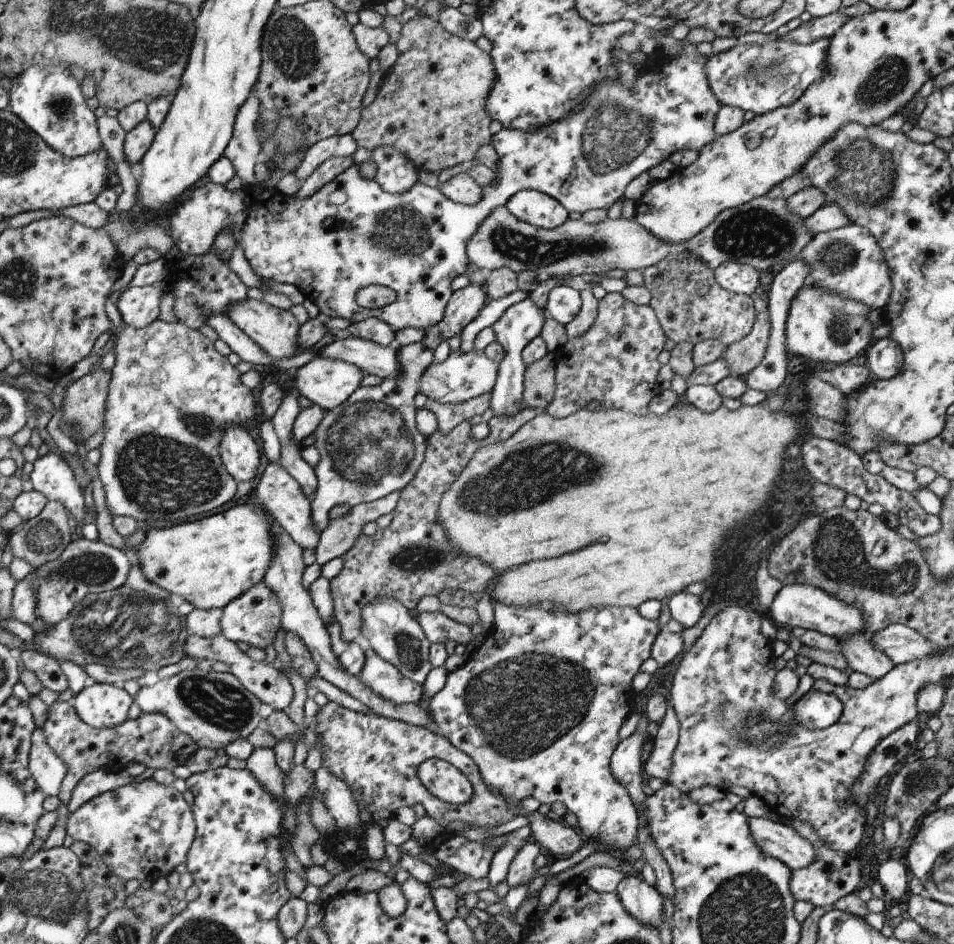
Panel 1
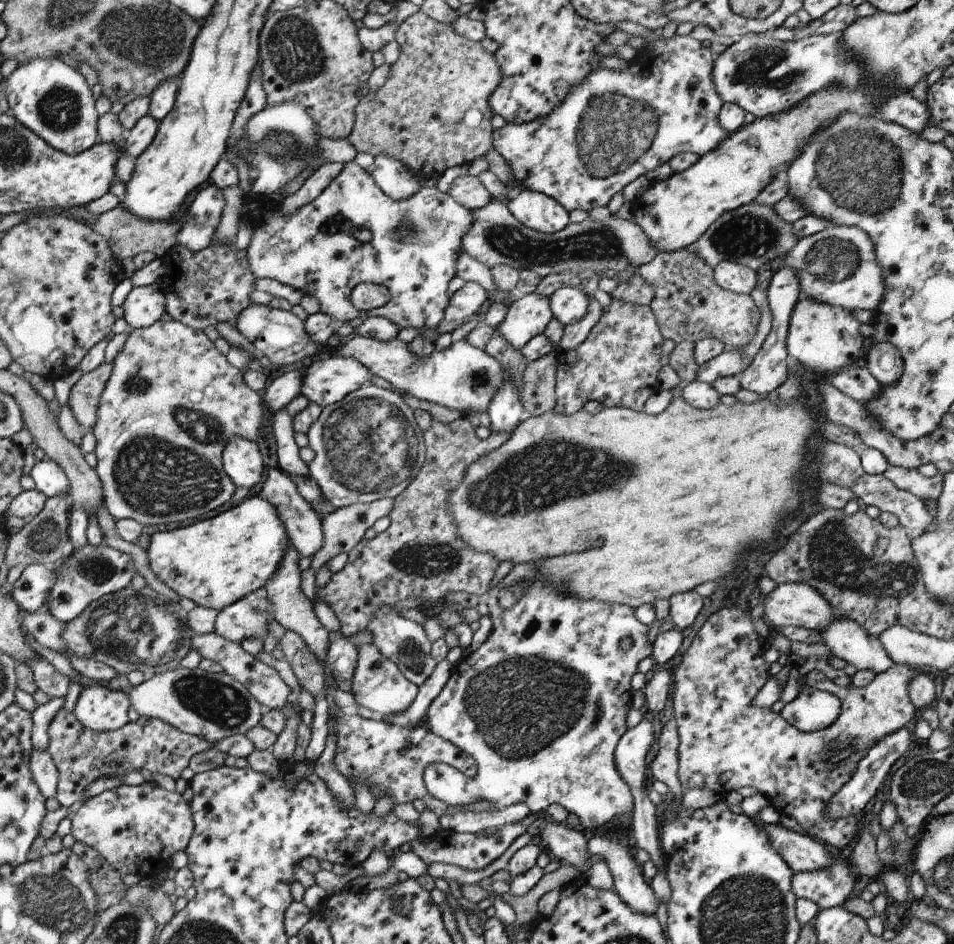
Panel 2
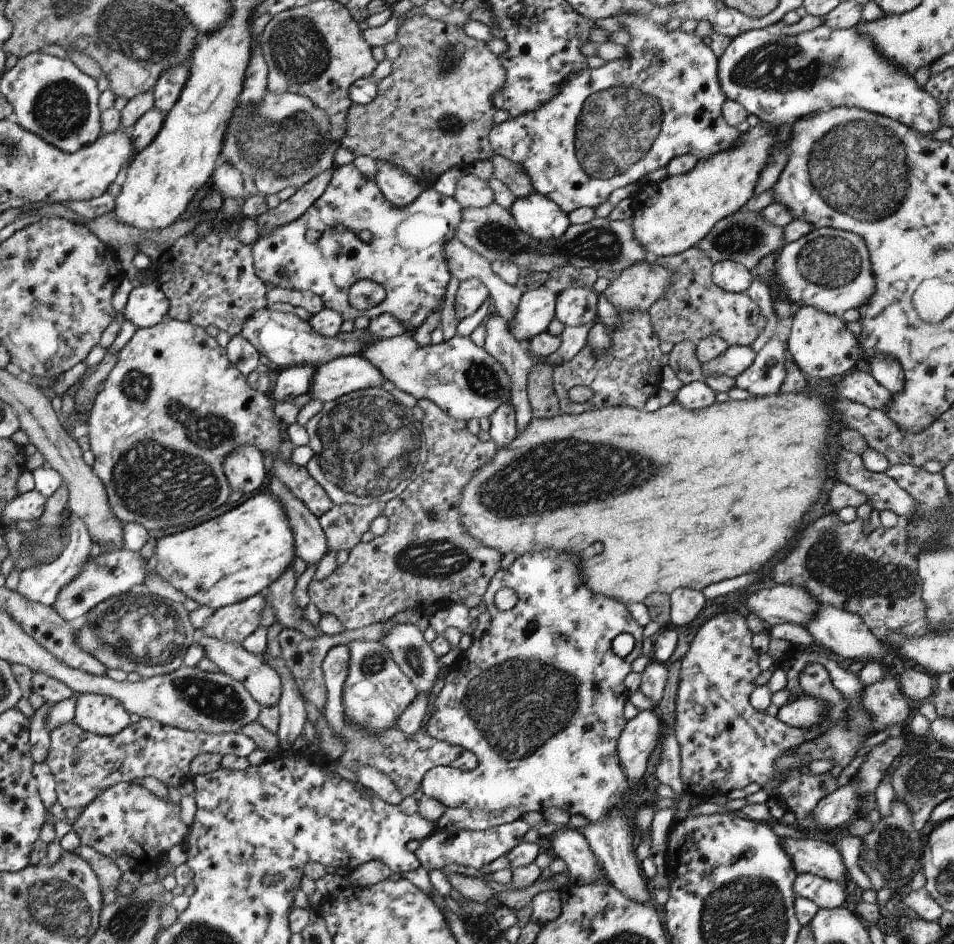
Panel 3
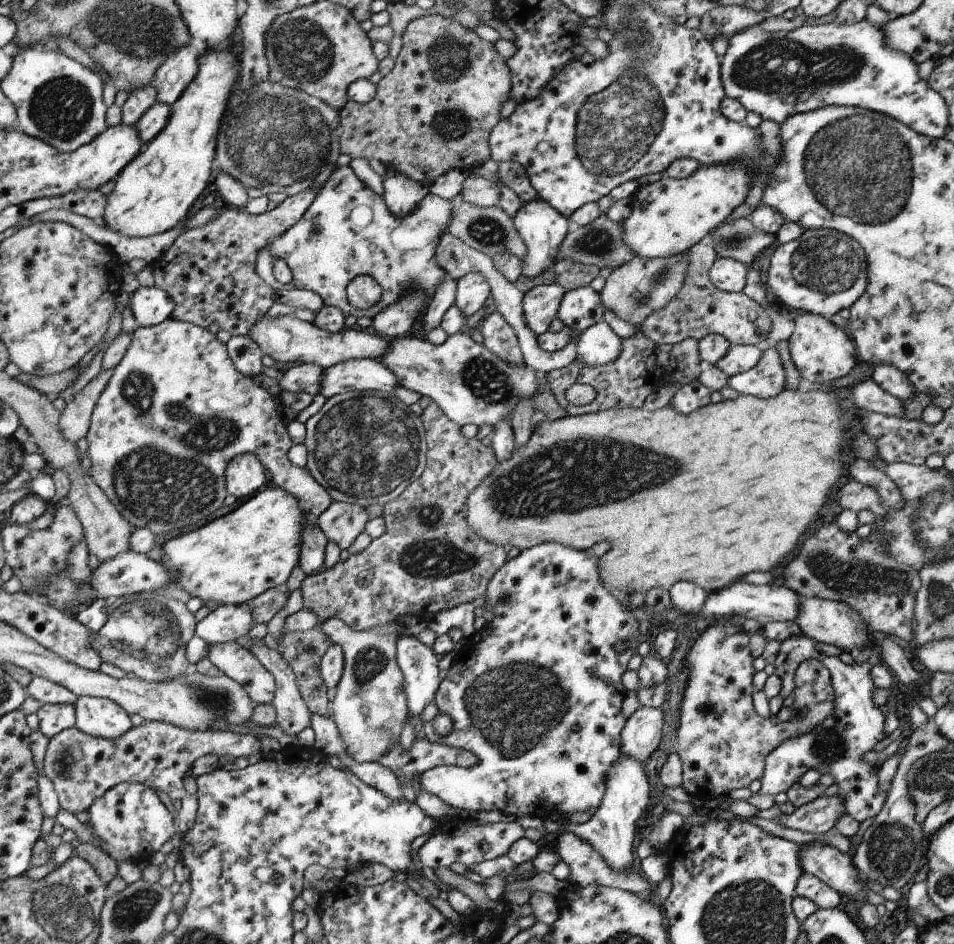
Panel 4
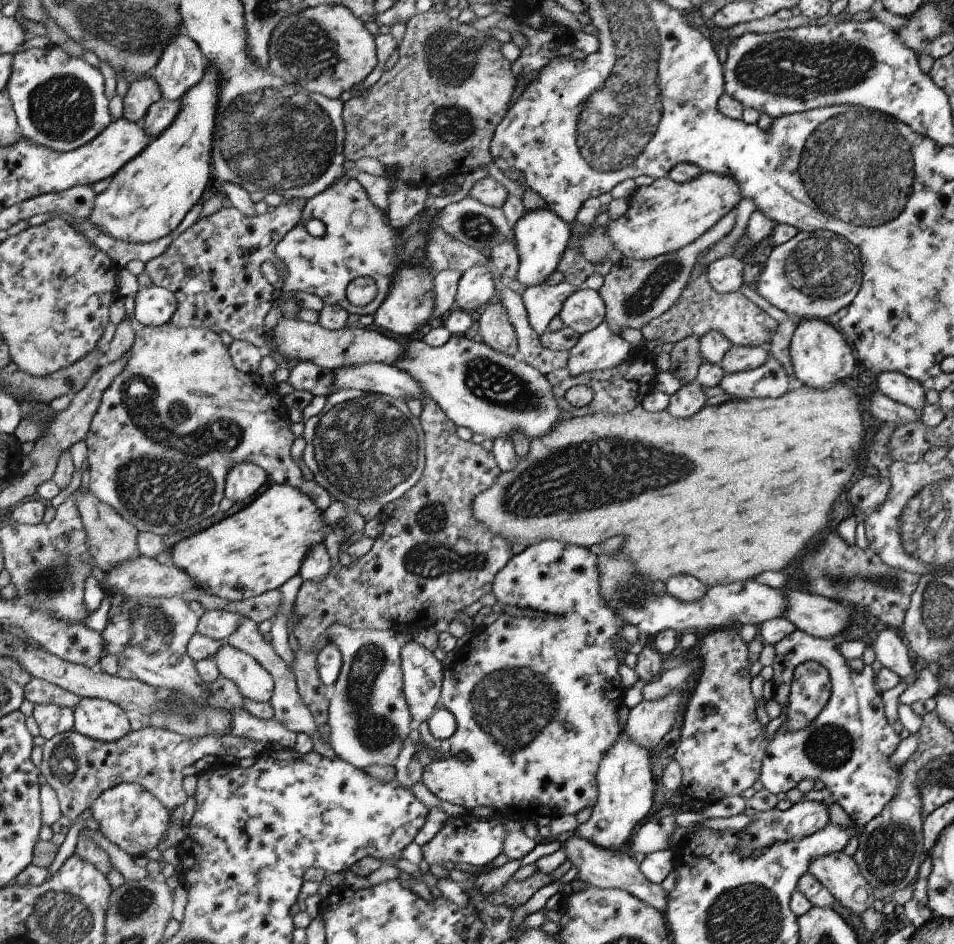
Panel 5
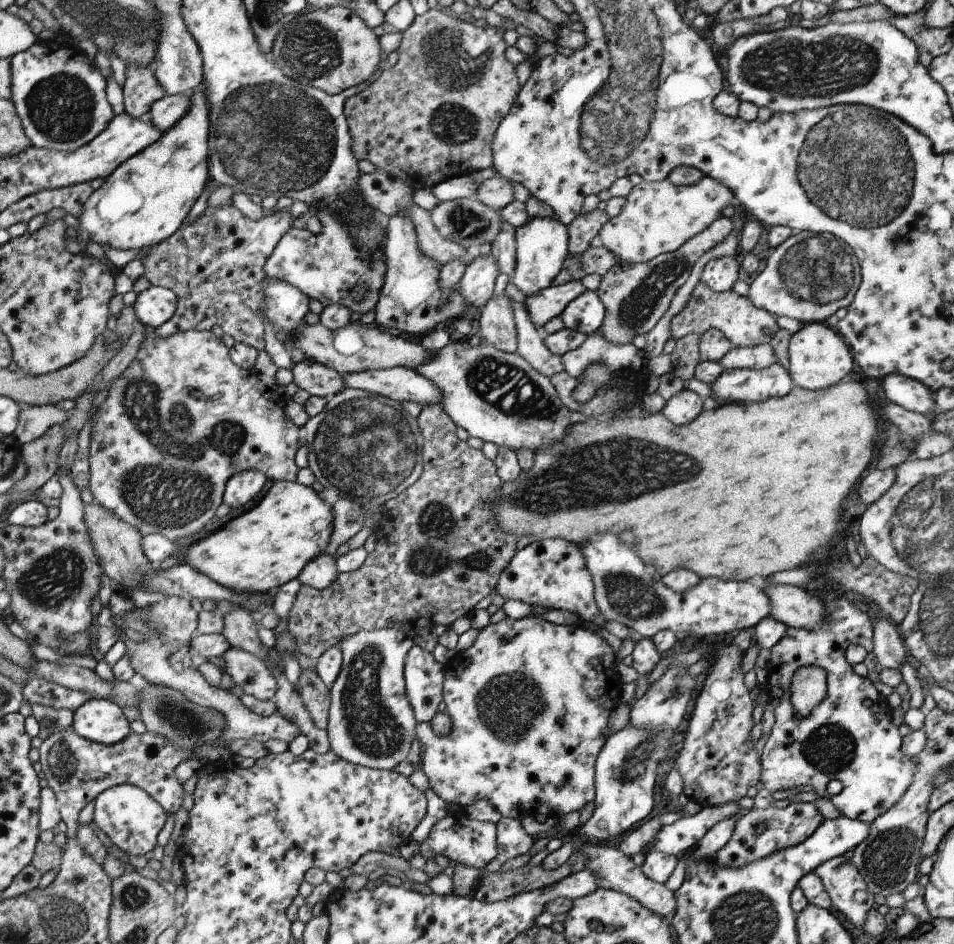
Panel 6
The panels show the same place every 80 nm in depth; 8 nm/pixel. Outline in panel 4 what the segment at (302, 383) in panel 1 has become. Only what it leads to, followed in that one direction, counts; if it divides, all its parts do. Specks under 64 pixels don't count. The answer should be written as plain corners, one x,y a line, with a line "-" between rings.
354,359
323,368
320,393
327,400
348,391
366,391
389,396
400,380
376,359

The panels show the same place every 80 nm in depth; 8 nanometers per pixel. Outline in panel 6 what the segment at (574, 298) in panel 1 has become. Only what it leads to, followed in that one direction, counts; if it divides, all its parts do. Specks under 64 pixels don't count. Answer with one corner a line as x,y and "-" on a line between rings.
586,291
571,301
561,316
567,329
590,335
604,324
605,304
596,291

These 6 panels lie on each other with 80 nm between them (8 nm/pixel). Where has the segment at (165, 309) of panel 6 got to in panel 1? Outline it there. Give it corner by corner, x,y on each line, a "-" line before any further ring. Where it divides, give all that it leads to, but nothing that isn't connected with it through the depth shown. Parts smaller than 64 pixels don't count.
157,285
128,286
115,303
123,323
141,329
160,317
163,290

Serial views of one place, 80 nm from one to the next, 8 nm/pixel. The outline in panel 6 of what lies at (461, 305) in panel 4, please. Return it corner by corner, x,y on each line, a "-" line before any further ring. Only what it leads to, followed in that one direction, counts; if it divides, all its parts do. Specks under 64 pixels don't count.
492,254
480,255
467,265
457,290
464,294
464,300
471,306
484,306
492,298
500,274

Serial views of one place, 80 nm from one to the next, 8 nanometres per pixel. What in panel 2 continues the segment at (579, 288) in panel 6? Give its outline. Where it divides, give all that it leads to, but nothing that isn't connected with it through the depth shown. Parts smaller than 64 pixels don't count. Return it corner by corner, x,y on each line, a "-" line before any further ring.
535,292
512,302
506,310
504,320
495,328
507,343
519,351
536,335
543,334
553,319
549,297

